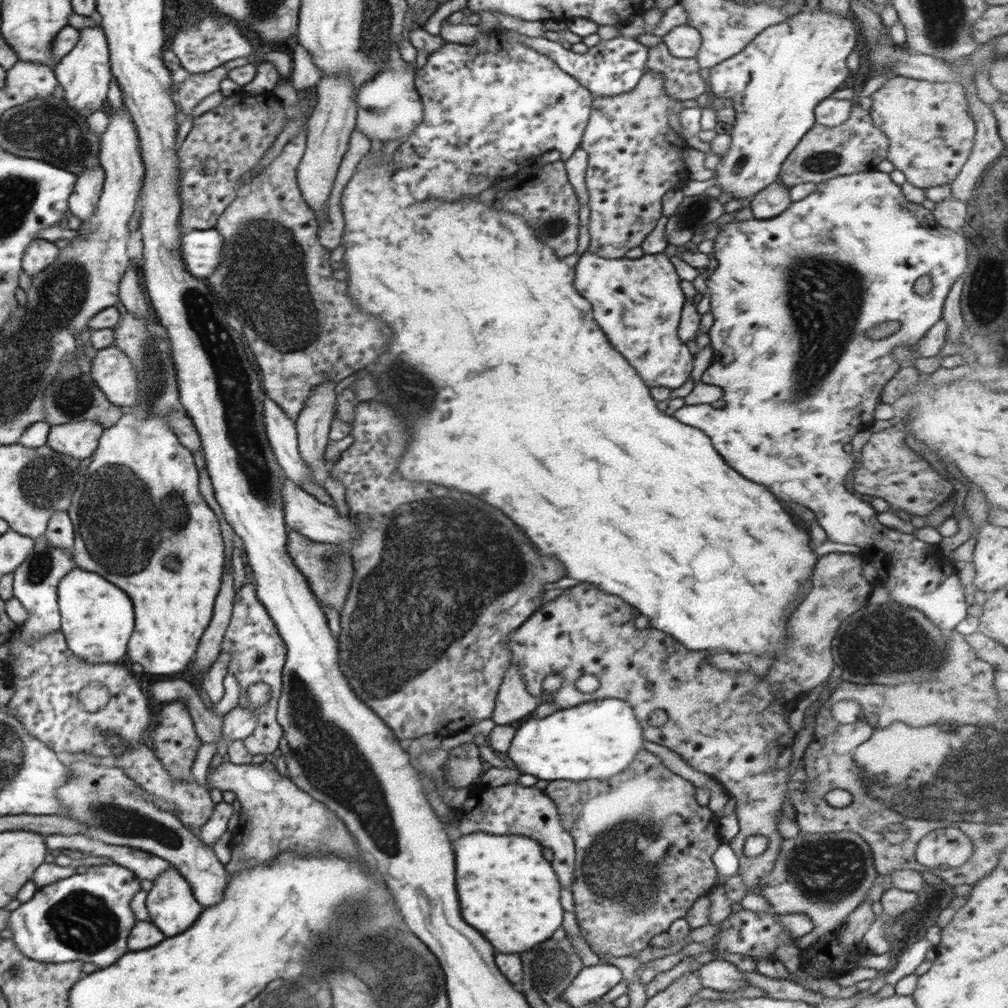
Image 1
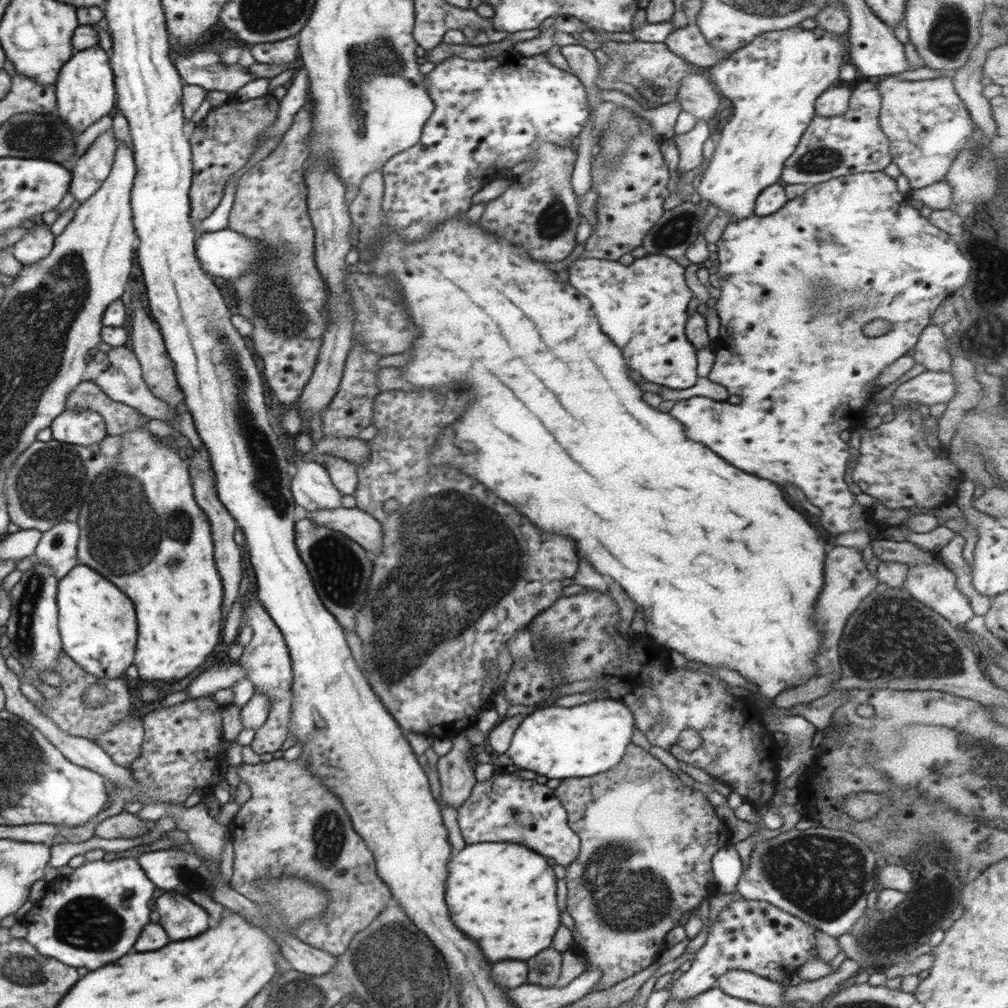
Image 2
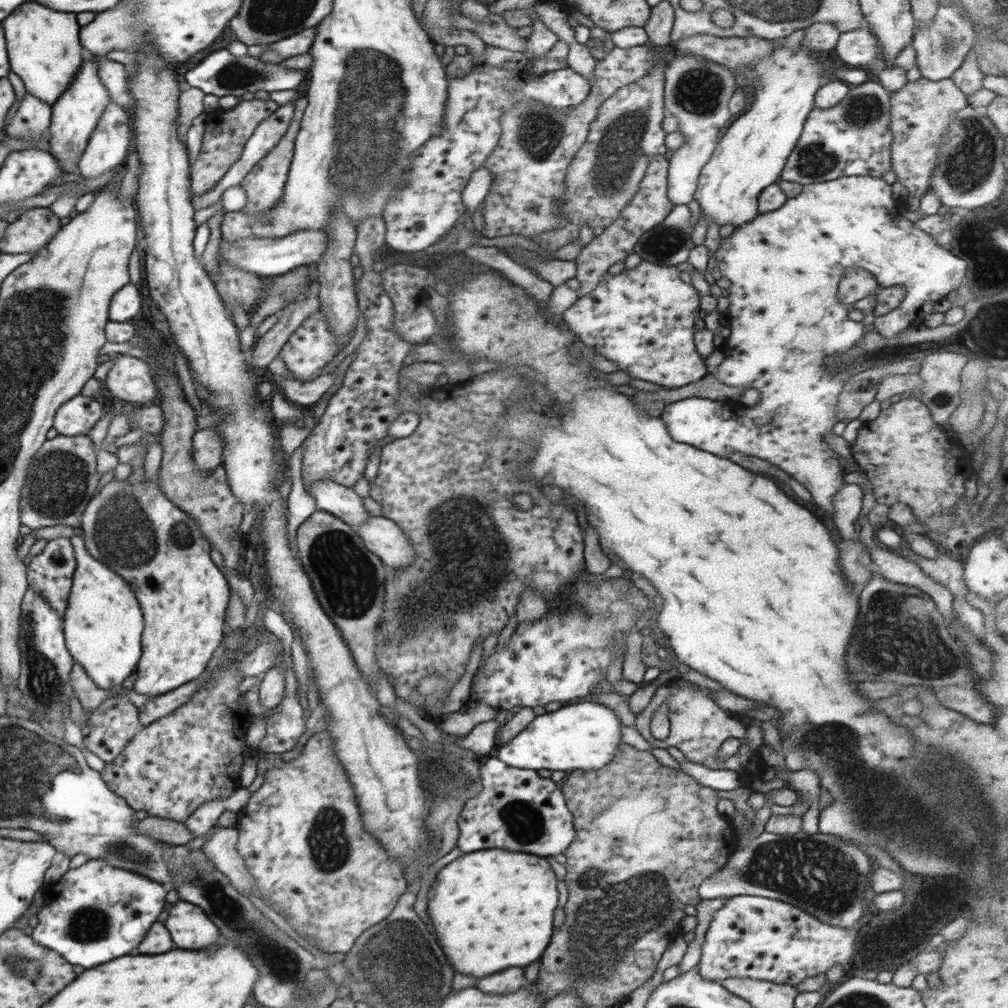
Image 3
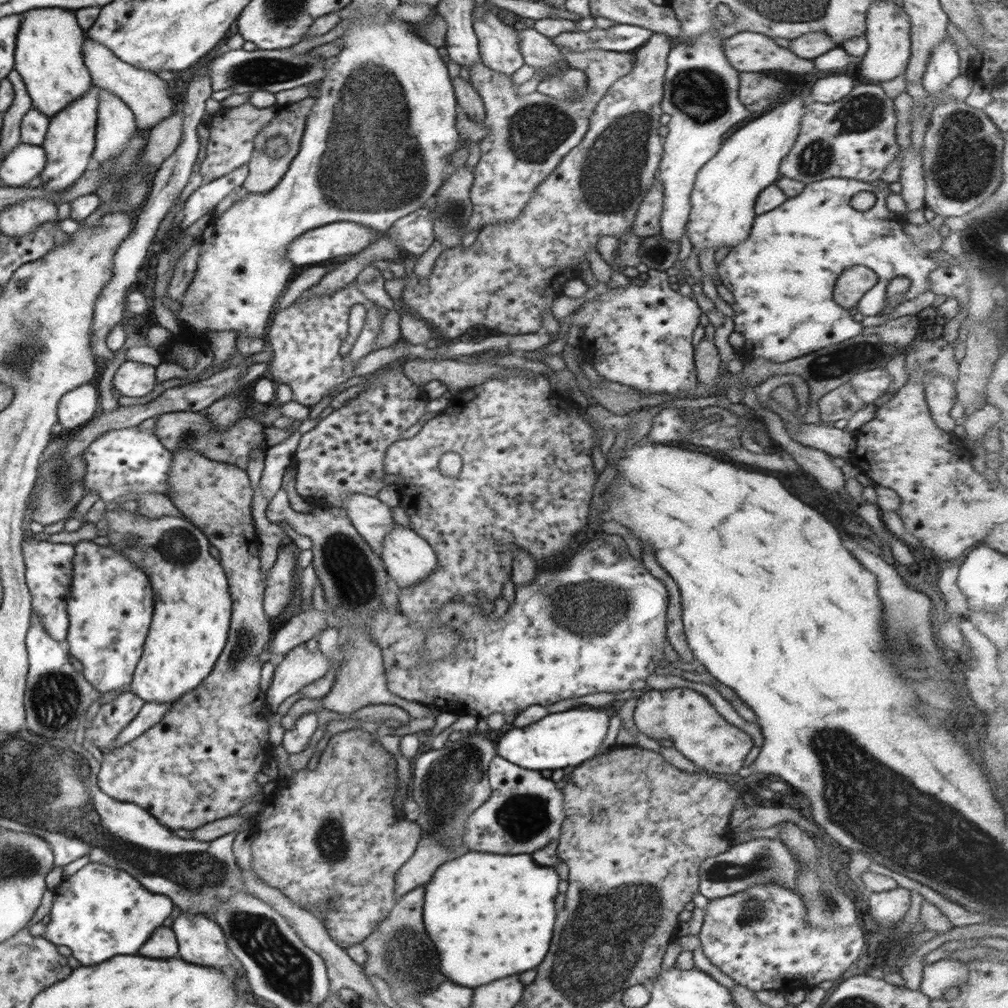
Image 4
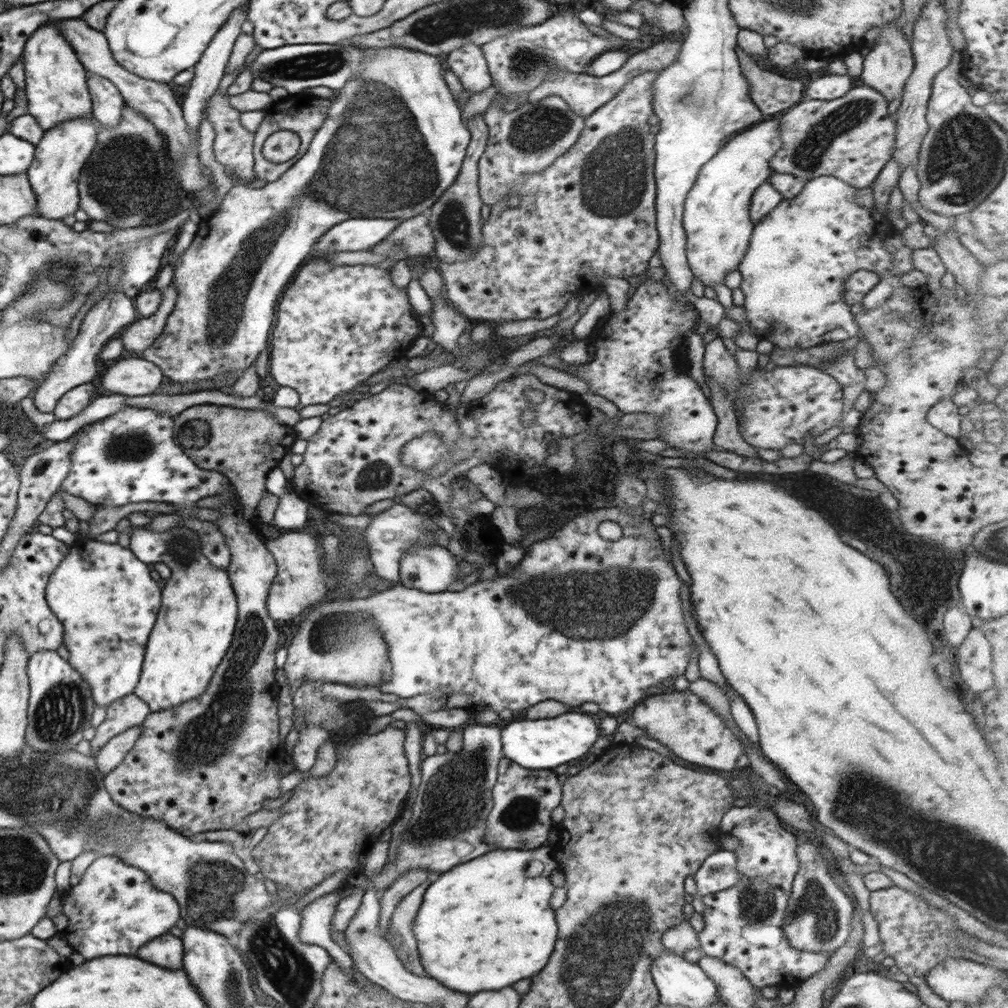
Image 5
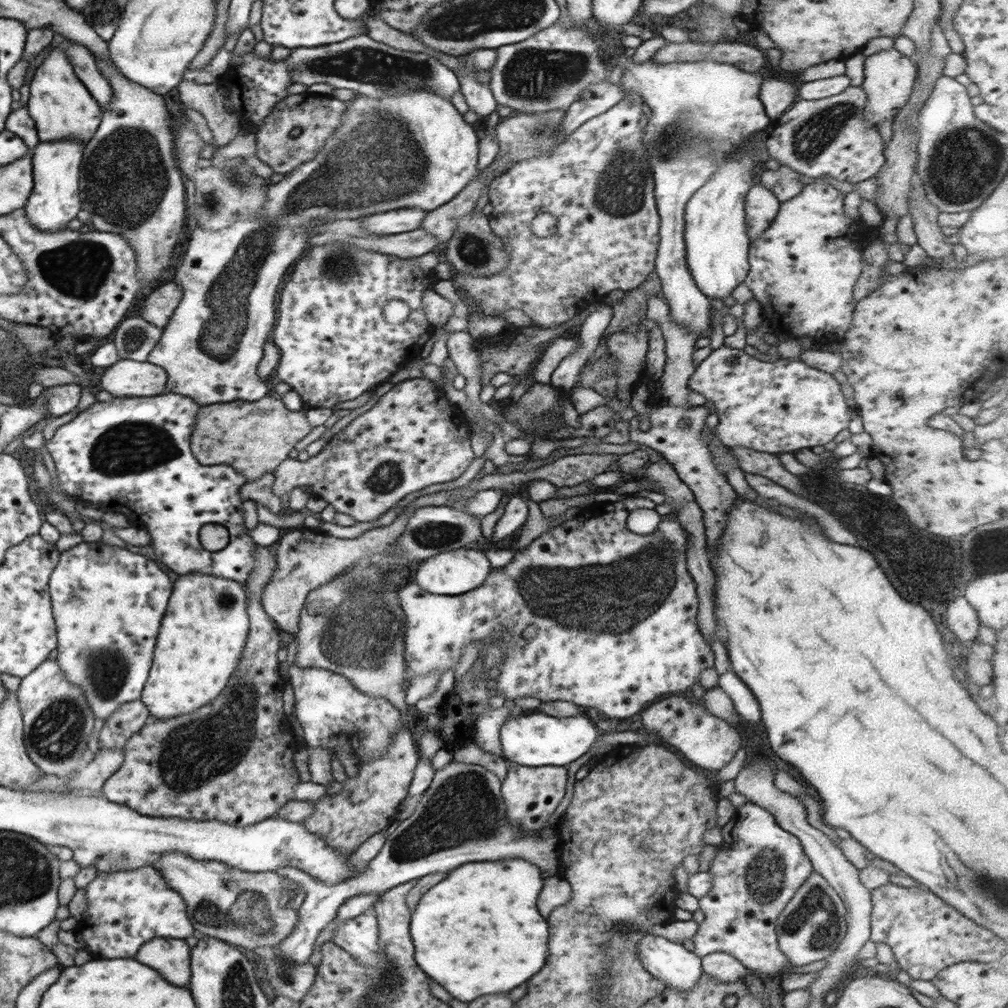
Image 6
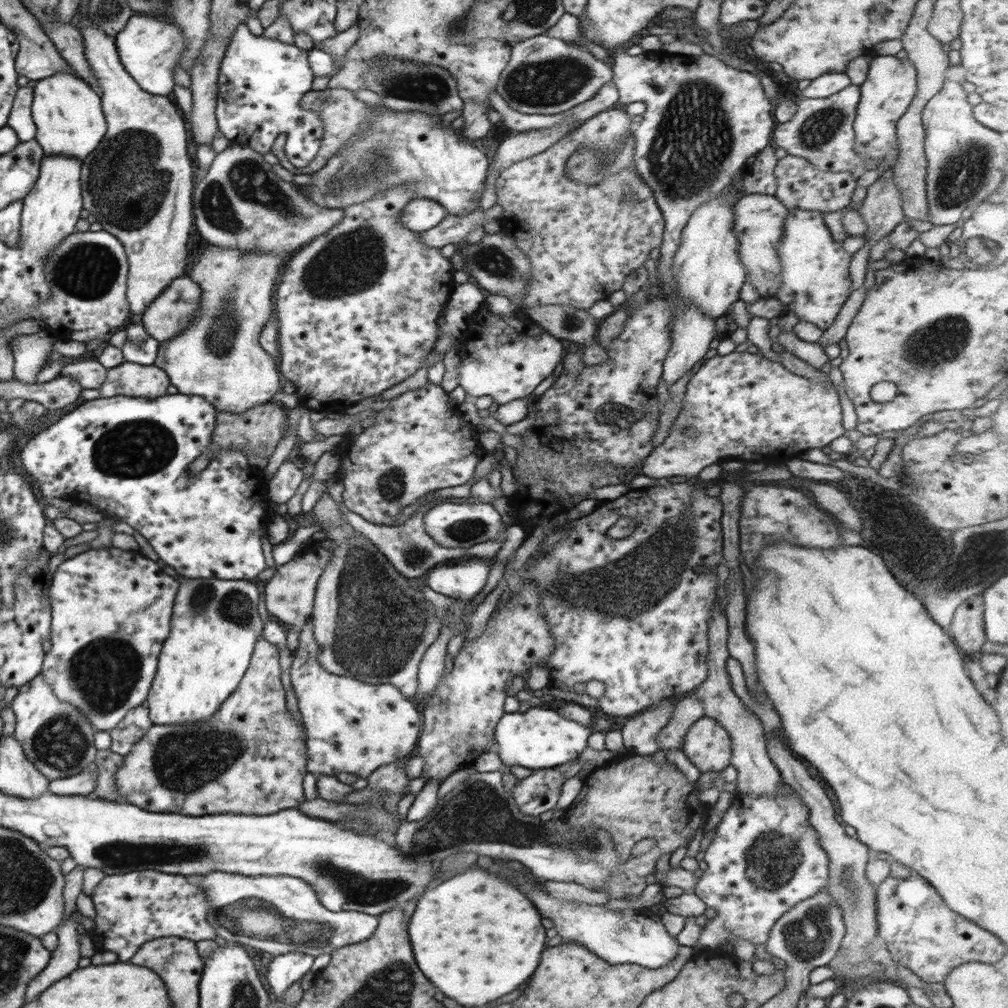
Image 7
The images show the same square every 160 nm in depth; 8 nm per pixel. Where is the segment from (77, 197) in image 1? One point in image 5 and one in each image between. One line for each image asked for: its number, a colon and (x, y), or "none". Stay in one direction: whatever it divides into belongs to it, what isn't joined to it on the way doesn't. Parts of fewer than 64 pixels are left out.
2: (89, 172)
3: (108, 147)
4: (116, 124)
5: (107, 102)

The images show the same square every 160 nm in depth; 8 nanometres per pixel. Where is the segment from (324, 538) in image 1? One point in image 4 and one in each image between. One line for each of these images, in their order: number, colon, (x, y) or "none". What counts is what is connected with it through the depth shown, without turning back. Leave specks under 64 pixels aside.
2: (364, 529)
3: (382, 536)
4: (409, 559)

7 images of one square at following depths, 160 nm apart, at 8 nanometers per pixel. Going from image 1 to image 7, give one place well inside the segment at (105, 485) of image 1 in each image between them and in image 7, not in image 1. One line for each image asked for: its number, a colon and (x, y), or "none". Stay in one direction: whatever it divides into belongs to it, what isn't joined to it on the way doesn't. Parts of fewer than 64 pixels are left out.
2: (149, 497)
3: (184, 597)
4: (189, 630)
5: (194, 628)
6: (201, 638)
7: (215, 625)

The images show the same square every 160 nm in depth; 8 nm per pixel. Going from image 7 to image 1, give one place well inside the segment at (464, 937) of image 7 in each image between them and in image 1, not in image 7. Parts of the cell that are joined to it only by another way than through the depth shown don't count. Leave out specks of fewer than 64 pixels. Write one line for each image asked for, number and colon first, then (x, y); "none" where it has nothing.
1: (506, 889)
2: (502, 895)
3: (491, 909)
4: (492, 916)
5: (483, 925)
6: (478, 932)

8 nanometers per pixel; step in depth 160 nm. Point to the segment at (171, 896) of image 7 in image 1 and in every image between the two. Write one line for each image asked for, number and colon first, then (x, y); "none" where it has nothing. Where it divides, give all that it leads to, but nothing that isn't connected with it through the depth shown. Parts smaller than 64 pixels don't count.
1: (73, 919)
2: (93, 916)
3: (97, 912)
4: (99, 912)
5: (114, 909)
6: (125, 909)

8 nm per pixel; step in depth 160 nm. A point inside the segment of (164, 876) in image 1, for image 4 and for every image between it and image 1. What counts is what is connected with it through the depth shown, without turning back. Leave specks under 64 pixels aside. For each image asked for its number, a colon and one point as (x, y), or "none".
2: (182, 918)
3: (189, 926)
4: (201, 940)

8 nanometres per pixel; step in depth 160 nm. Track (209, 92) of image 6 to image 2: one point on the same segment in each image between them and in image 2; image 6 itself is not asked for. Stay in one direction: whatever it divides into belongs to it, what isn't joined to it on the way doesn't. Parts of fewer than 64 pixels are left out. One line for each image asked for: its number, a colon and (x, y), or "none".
2: (222, 143)
3: (227, 132)
4: (232, 134)
5: (233, 147)

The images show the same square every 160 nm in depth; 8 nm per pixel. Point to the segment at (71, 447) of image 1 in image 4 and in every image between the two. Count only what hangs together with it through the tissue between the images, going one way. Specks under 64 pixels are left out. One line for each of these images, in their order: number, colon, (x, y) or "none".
2: (85, 427)
3: (78, 416)
4: (77, 407)

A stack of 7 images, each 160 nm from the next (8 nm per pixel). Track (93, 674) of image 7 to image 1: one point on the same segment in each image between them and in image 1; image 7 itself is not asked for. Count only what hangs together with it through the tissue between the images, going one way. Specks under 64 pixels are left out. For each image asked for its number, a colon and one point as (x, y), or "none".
1: (97, 618)
2: (97, 622)
3: (103, 625)
4: (110, 602)
5: (108, 600)
6: (107, 602)

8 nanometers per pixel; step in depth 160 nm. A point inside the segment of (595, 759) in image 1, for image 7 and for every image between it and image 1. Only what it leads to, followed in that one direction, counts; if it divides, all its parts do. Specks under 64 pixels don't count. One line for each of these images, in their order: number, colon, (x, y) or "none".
2: (579, 741)
3: (585, 736)
4: (569, 738)
5: (534, 744)
6: (535, 740)
7: (538, 739)

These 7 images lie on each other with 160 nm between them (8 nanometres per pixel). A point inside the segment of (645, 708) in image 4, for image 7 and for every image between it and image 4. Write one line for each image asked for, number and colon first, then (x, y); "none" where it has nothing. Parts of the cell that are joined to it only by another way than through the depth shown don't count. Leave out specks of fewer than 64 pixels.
5: (681, 720)
6: (707, 741)
7: (707, 745)

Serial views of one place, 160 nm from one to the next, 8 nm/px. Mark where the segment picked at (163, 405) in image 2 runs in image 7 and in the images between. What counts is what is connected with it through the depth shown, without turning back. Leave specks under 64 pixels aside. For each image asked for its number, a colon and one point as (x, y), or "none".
3: (130, 378)
4: (136, 379)
5: (134, 376)
6: (127, 378)
7: (129, 379)

